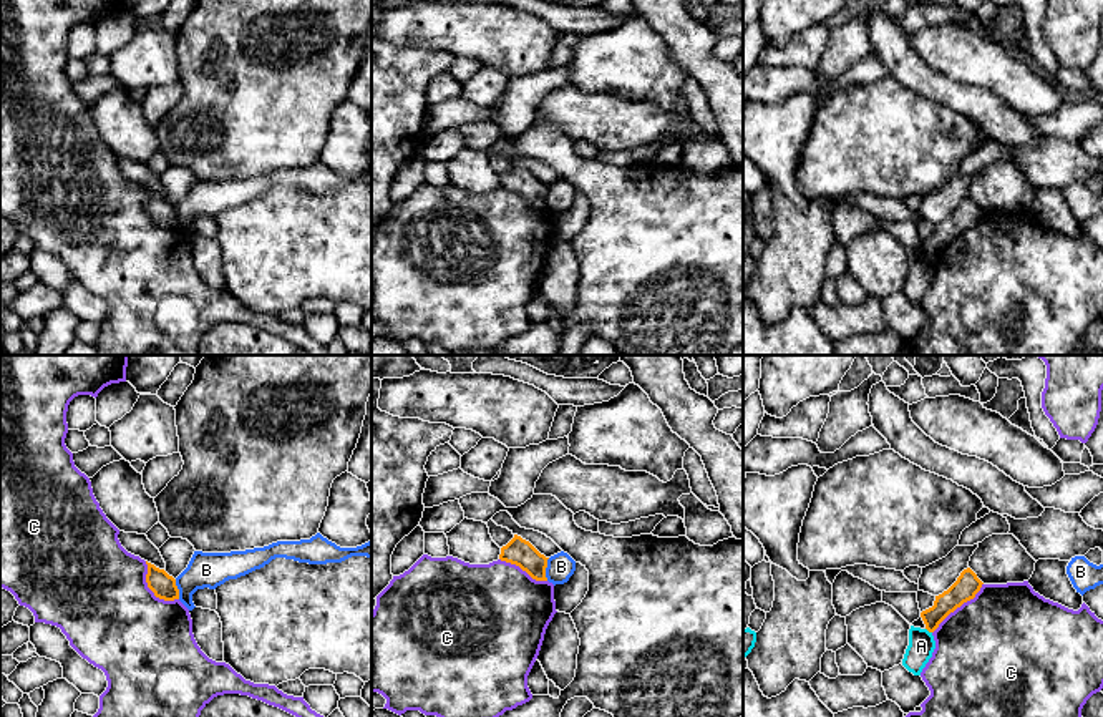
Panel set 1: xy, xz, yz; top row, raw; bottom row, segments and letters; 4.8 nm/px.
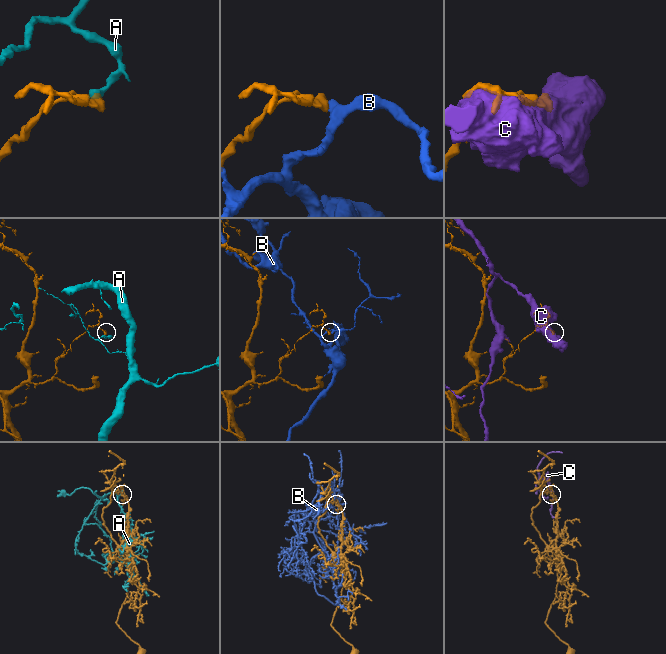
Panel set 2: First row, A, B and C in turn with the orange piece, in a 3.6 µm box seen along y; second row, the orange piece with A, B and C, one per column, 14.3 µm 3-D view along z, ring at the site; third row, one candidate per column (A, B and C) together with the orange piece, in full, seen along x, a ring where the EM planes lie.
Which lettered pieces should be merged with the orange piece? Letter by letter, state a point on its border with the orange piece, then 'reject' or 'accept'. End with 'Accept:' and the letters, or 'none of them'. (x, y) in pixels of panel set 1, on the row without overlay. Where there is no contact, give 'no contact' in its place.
A: yz (929, 259) | reject
B: xz (544, 198) | reject
C: xy (150, 216) | reject
Accept: none of them

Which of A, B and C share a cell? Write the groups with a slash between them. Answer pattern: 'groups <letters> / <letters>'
groups A / B / C

